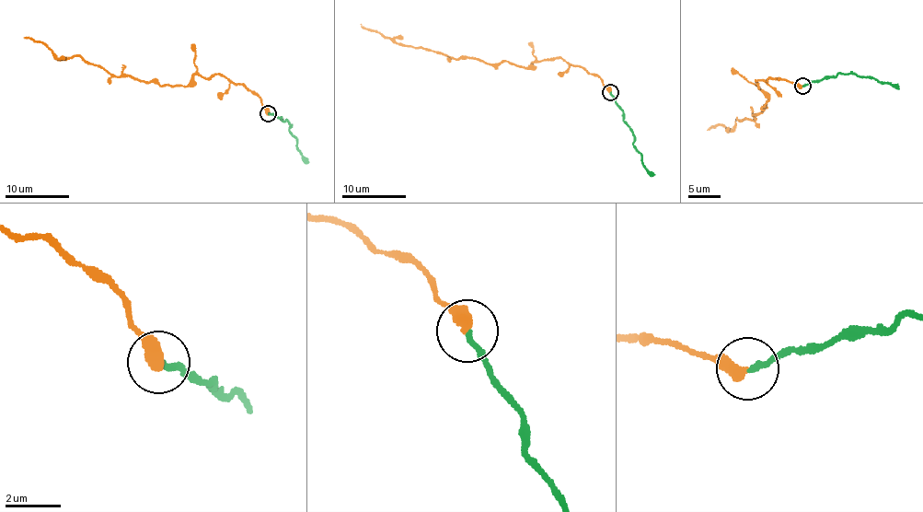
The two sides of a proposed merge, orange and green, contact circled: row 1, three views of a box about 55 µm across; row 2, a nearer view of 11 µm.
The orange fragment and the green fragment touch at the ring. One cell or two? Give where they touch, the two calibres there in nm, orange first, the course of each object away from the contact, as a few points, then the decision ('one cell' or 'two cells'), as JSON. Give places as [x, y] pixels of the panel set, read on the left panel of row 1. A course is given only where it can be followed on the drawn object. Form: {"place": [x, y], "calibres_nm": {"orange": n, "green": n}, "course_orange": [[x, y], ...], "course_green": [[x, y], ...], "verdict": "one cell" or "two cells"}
{"place": [268, 113], "calibres_nm": {"orange": 480, "green": 200}, "course_orange": [[269, 112], [221, 74], [195, 75], [187, 86], [112, 76], [79, 56], [57, 59], [24, 37]], "course_green": [[269, 112], [289, 124], [289, 132], [296, 140], [306, 163]], "verdict": "one cell"}

